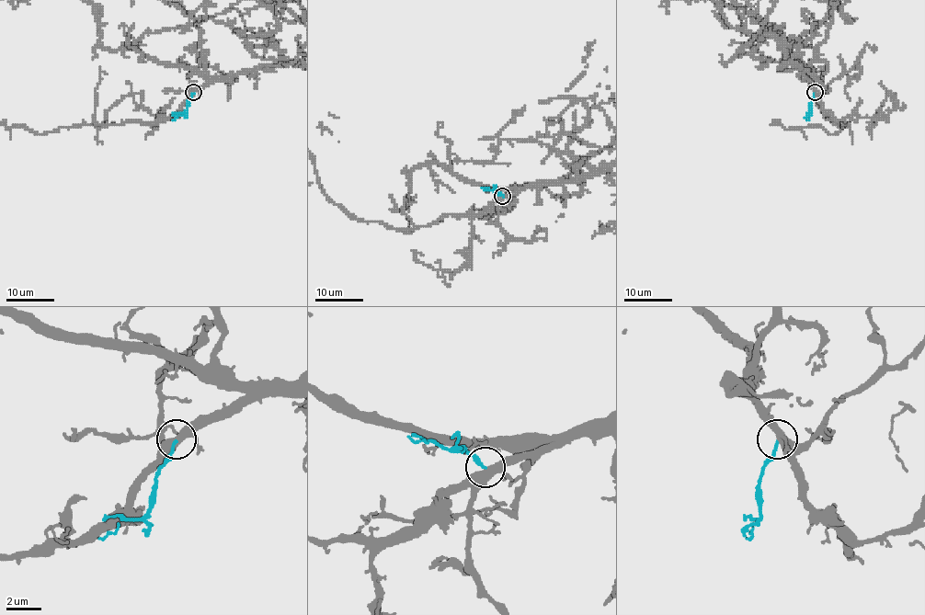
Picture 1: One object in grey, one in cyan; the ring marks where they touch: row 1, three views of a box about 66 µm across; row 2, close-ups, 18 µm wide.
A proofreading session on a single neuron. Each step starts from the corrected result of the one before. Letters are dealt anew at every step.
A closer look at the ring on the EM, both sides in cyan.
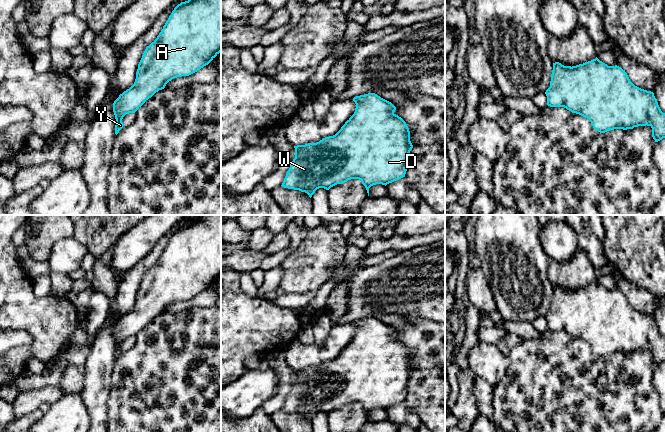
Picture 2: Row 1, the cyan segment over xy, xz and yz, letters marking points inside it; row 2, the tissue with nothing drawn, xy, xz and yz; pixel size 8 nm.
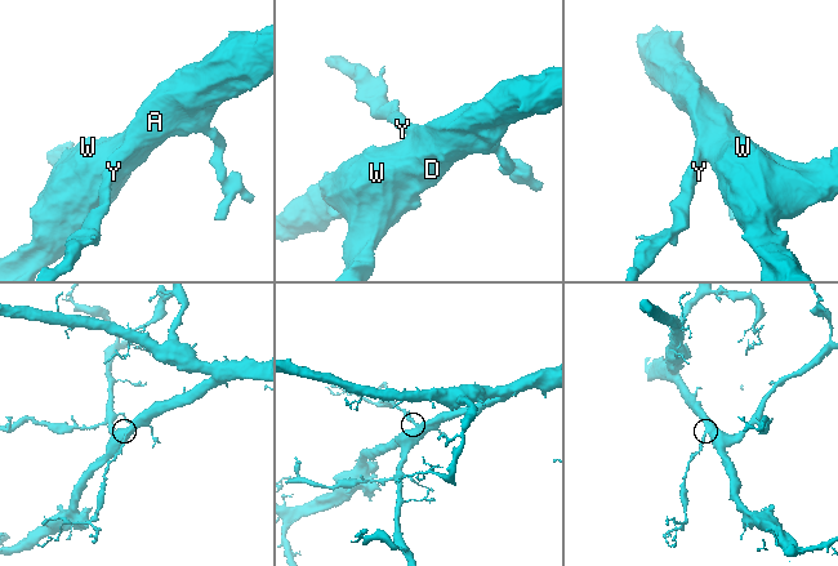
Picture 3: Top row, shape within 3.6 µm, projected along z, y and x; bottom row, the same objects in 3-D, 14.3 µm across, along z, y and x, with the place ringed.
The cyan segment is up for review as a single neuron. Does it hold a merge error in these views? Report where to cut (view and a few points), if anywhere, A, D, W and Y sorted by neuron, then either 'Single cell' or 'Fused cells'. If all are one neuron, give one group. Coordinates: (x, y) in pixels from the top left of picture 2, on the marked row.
No split. Groups: A D W Y. Single cell

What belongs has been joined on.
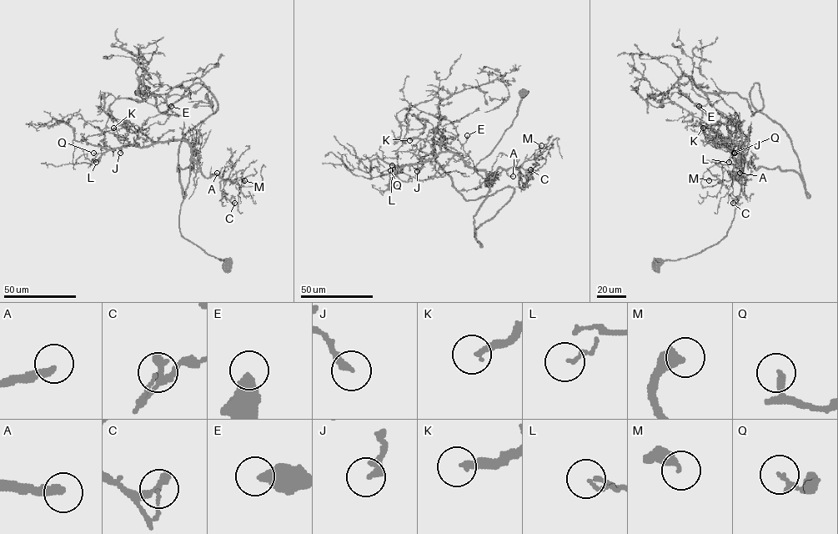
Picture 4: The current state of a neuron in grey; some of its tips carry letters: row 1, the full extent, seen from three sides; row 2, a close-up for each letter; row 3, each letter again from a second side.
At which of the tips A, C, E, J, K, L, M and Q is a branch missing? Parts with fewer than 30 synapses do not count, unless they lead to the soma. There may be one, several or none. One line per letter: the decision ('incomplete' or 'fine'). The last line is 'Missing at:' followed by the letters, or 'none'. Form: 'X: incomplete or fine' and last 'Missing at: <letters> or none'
A: incomplete
C: fine
E: fine
J: fine
K: fine
L: fine
M: fine
Q: fine
Missing at: A

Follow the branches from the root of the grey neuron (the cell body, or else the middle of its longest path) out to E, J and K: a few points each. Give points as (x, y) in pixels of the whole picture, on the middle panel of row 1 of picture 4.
E: (522, 93), (475, 167), (487, 181), (453, 153), (398, 150), (408, 109), (434, 97), (437, 128), (467, 135)
J: (522, 93), (513, 123), (475, 167), (487, 181), (484, 171), (449, 152), (418, 163), (417, 171)
K: (522, 93), (513, 123), (475, 167), (487, 181), (484, 171), (453, 153), (423, 158), (424, 143), (409, 140)

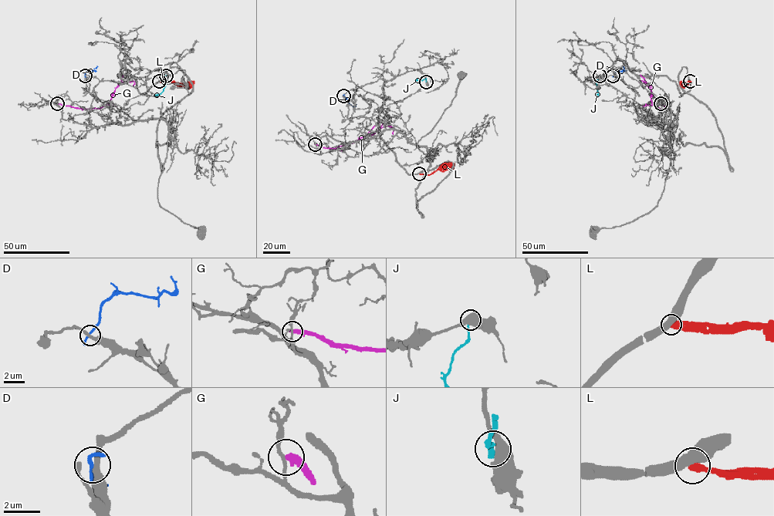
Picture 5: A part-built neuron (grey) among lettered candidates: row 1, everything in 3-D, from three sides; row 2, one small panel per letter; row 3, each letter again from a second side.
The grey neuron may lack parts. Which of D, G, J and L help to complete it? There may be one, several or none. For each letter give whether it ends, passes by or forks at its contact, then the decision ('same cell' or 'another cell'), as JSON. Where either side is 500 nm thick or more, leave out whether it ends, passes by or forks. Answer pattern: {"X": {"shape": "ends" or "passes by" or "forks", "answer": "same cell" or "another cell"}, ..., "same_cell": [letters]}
{"D": {"shape": "passes by", "answer": "another cell"}, "G": {"shape": "ends", "answer": "another cell"}, "J": {"answer": "another cell"}, "L": {"answer": "another cell"}, "same_cell": []}

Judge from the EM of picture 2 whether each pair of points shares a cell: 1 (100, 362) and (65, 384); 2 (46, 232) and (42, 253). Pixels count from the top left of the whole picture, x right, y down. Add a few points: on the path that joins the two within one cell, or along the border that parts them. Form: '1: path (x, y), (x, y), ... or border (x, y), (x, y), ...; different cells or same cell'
1: border (83, 365), (84, 383), (80, 390); different cells
2: path (42, 237), (42, 248); same cell

